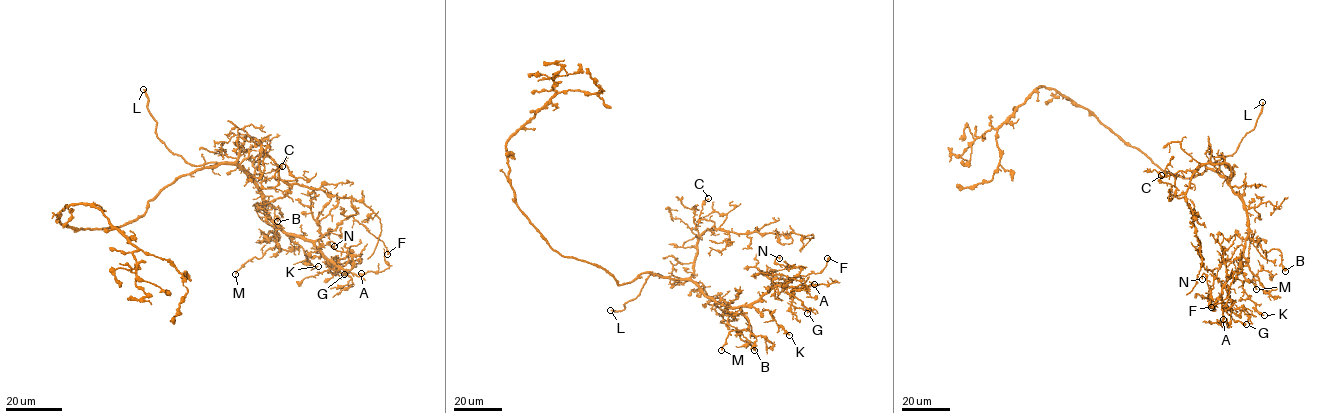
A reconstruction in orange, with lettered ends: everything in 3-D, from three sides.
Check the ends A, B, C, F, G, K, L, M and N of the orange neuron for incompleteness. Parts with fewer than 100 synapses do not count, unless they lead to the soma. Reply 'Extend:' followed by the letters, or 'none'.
Extend: L

